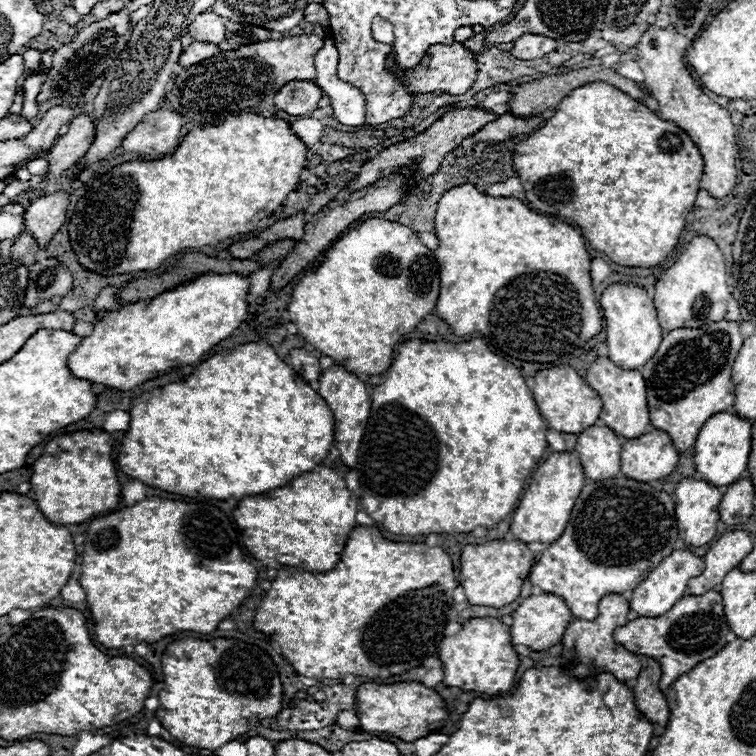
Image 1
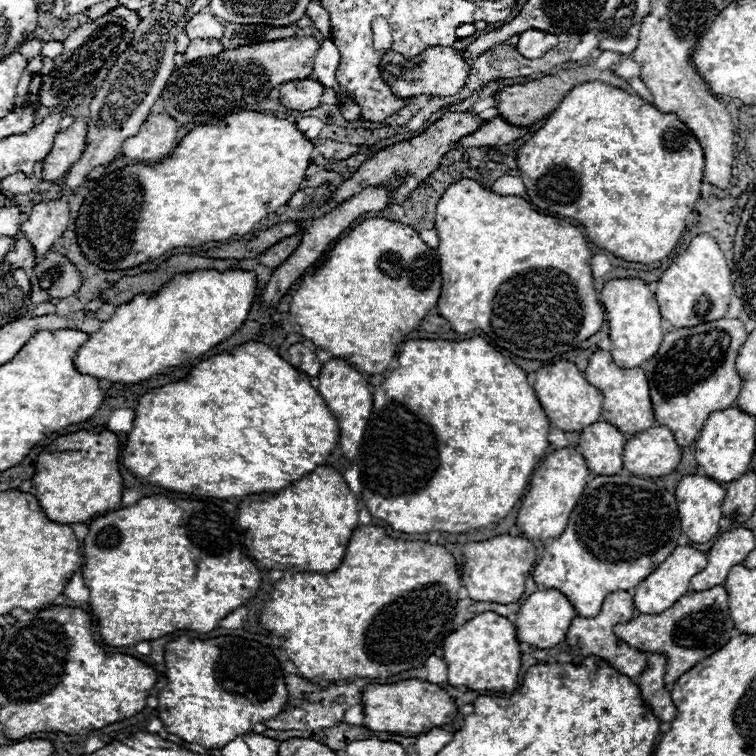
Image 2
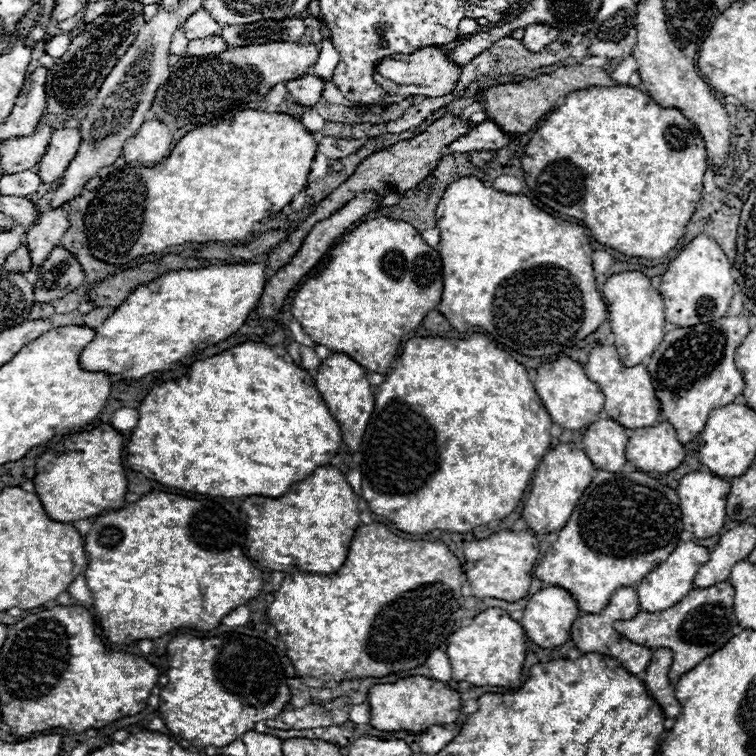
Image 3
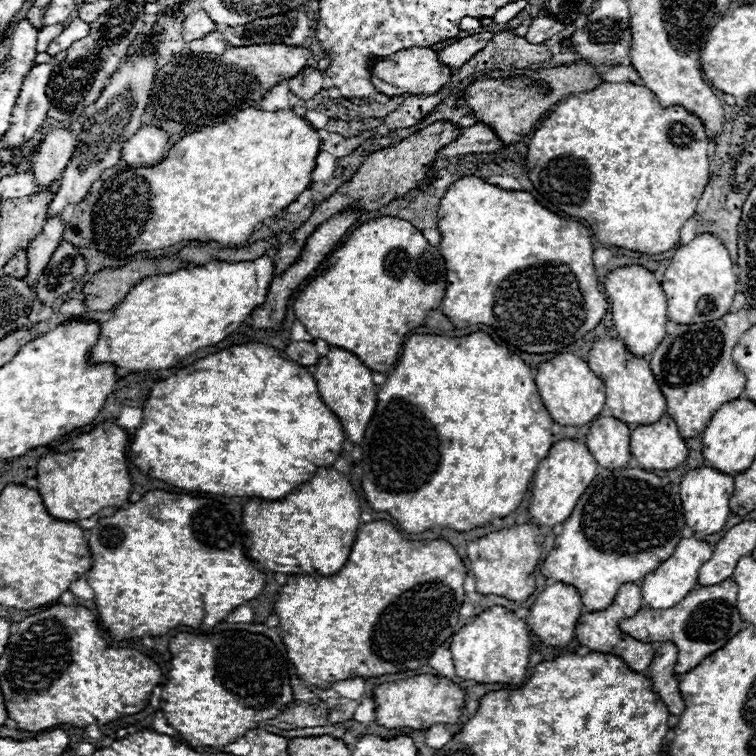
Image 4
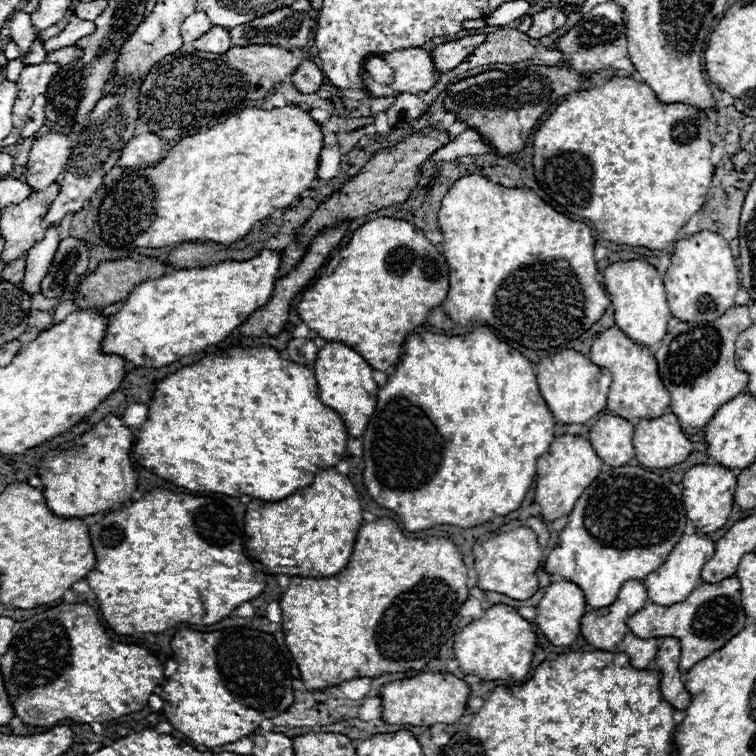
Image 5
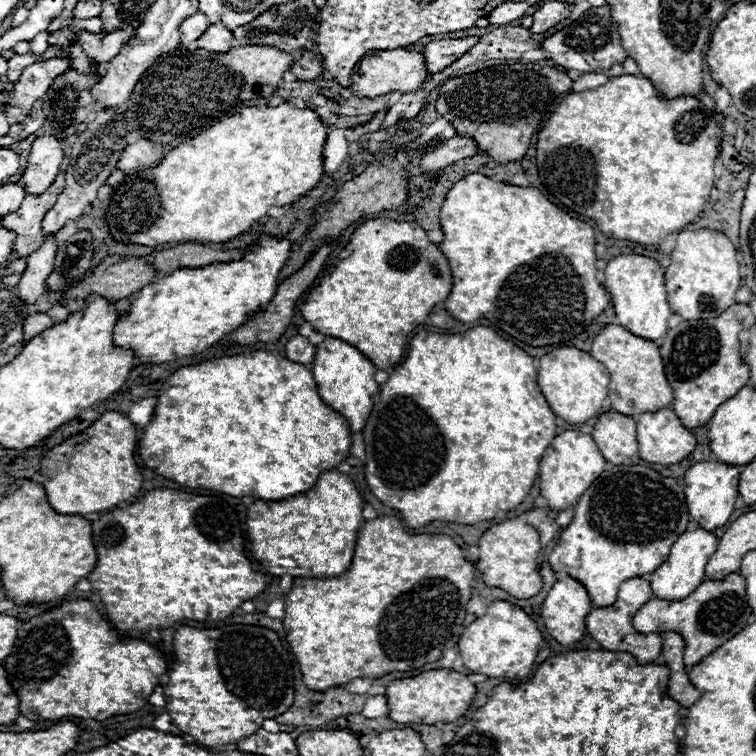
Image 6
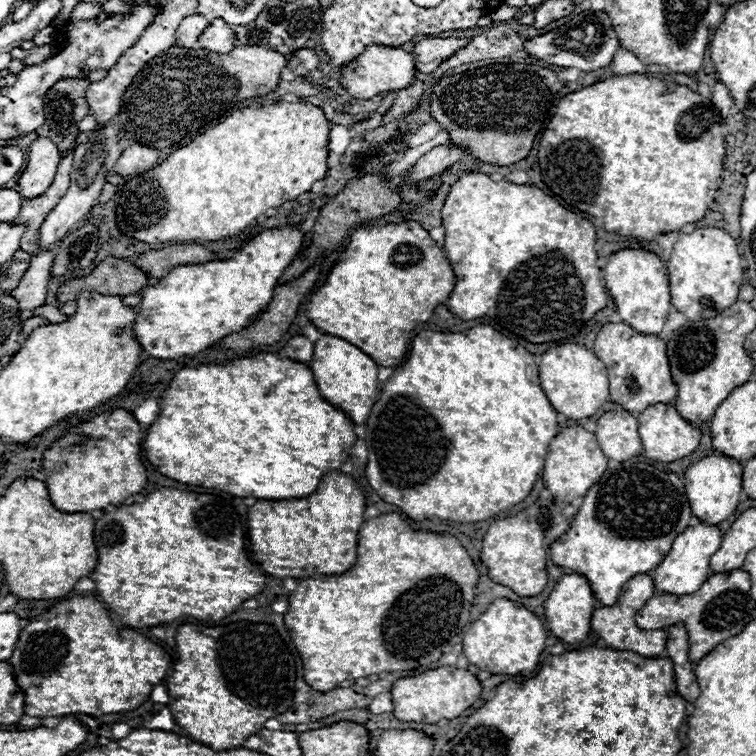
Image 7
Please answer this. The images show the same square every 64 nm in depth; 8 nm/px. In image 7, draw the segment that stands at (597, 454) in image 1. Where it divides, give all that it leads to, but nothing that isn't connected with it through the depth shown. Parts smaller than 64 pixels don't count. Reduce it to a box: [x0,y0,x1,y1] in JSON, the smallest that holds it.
[594,410,642,462]

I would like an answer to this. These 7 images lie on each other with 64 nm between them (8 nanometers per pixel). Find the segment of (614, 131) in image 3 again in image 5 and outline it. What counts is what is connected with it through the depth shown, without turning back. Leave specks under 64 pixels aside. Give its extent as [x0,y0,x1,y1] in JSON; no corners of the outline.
[532,78,712,250]

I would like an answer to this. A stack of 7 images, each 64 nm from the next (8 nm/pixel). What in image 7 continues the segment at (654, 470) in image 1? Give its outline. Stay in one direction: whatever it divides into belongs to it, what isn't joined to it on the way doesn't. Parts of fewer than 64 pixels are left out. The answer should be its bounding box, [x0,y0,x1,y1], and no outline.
[638,404,702,462]

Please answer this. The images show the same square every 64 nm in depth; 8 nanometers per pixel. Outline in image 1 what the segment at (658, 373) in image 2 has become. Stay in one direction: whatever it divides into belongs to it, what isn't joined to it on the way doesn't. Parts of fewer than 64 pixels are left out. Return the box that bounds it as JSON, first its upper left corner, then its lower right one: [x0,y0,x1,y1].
[638,320,744,452]

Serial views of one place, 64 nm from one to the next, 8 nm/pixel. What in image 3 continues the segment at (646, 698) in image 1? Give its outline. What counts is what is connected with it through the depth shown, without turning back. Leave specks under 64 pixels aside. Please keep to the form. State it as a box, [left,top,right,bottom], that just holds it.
[644,648,680,718]

